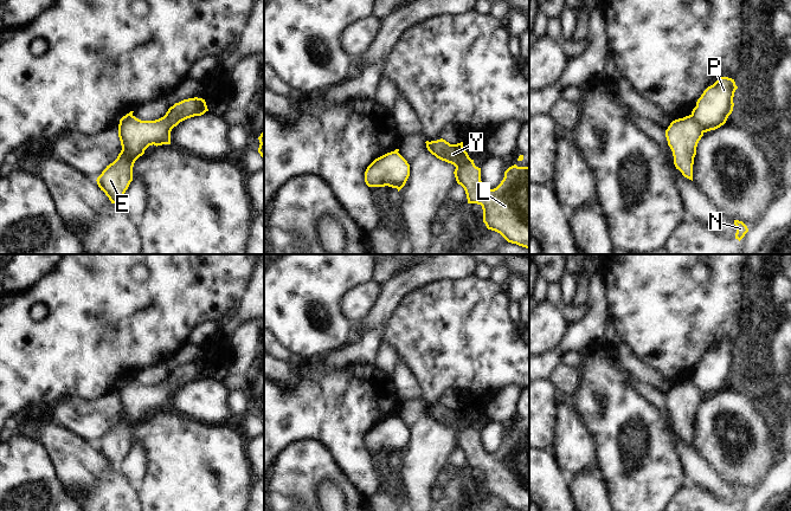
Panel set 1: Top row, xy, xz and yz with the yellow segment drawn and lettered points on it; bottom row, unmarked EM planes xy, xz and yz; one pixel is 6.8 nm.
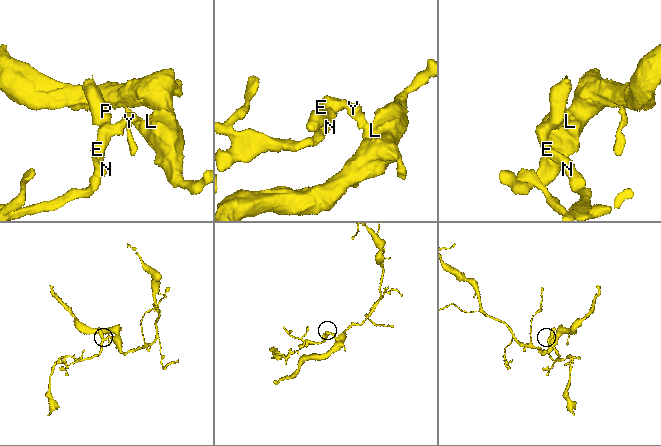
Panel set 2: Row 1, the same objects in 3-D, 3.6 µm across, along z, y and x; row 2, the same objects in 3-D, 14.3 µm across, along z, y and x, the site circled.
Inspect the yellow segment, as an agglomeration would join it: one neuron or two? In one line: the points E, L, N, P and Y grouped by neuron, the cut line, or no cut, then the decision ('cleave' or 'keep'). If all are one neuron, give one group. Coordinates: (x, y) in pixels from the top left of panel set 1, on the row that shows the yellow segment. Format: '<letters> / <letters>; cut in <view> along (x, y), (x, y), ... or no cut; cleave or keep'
E L N Y / P; cut in yz along (690, 115), (703, 131); cleave

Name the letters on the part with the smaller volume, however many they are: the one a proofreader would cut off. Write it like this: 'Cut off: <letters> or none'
Cut off: P

